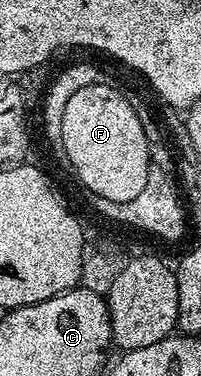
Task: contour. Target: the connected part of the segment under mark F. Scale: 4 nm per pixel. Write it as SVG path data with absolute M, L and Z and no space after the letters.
M89 86L71 96L62 116L62 156L67 157L75 177L95 197L132 201L141 195L151 170L151 156L137 119L136 102L116 86Z

